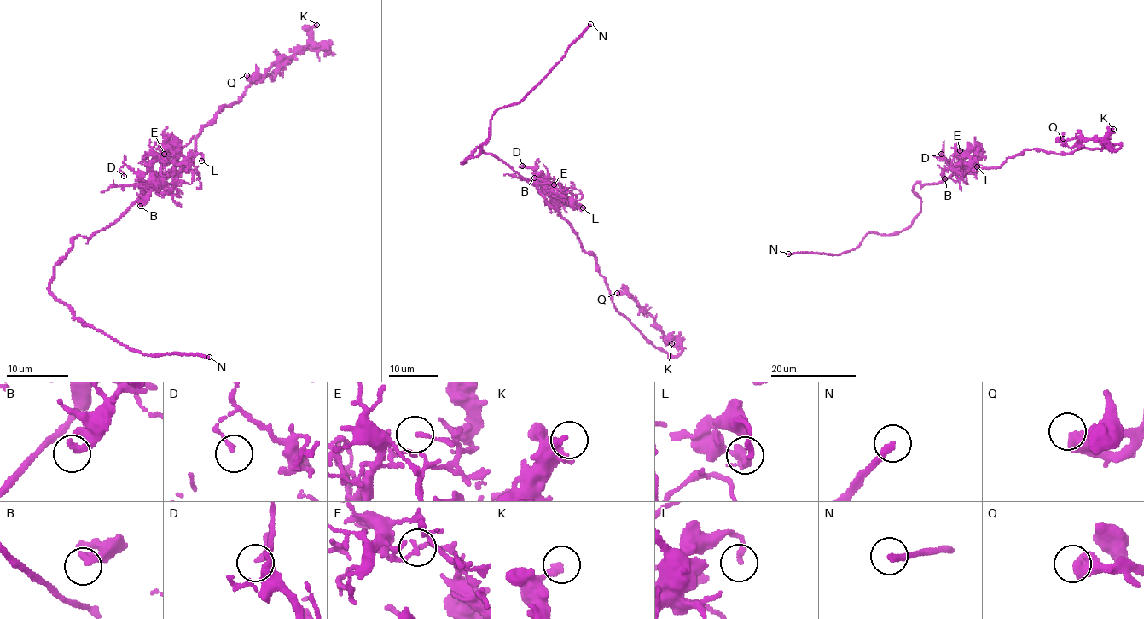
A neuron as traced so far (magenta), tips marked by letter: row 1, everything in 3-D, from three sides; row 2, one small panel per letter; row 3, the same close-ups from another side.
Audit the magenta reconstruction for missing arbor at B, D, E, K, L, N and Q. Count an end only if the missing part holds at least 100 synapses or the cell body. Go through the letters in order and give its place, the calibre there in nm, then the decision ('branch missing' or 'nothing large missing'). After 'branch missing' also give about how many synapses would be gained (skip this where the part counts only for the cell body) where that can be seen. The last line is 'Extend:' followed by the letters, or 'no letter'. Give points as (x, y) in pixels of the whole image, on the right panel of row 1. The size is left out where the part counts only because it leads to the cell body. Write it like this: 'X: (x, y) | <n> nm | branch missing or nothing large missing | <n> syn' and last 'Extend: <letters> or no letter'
B: (944, 178) | 320 nm | nothing large missing
D: (941, 154) | 160 nm | nothing large missing
E: (960, 150) | 140 nm | nothing large missing
K: (1113, 129) | 240 nm | nothing large missing
L: (977, 166) | 200 nm | nothing large missing
N: (788, 254) | 260 nm | branch missing
Q: (1063, 138) | 600 nm | nothing large missing
Extend: N

